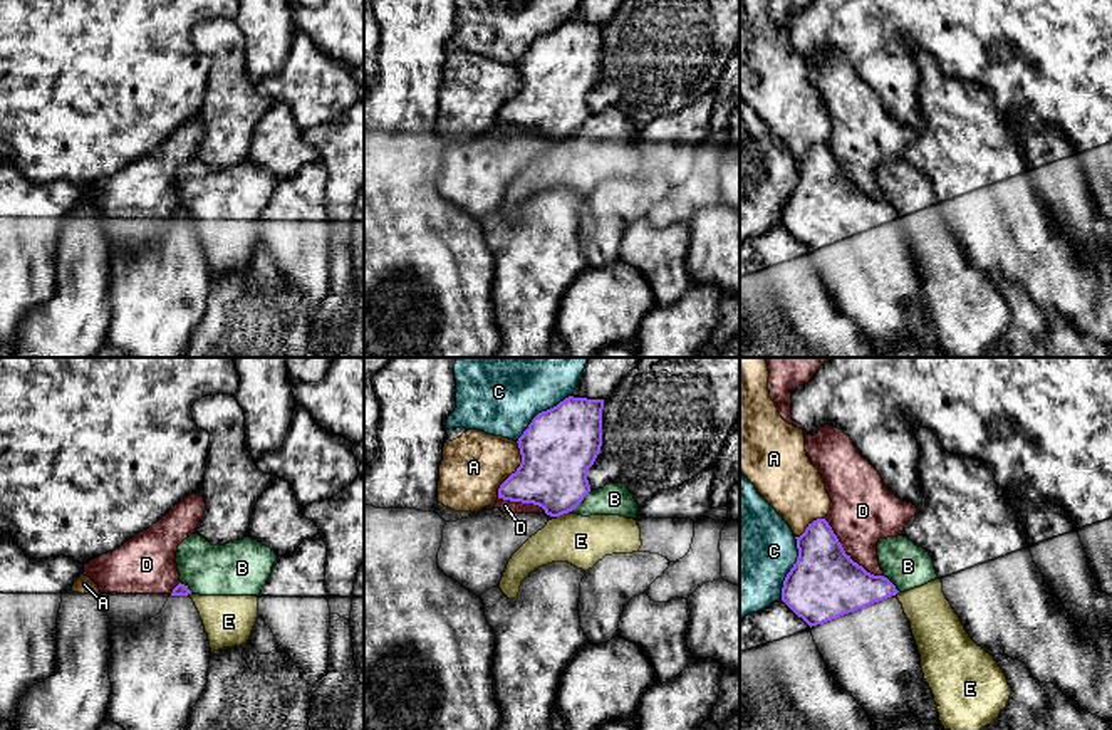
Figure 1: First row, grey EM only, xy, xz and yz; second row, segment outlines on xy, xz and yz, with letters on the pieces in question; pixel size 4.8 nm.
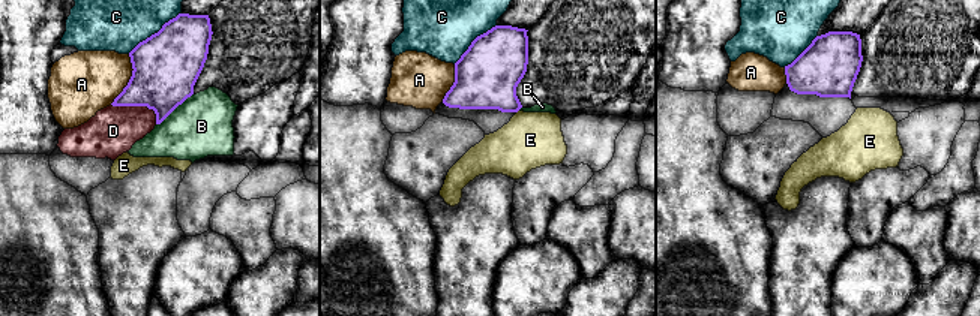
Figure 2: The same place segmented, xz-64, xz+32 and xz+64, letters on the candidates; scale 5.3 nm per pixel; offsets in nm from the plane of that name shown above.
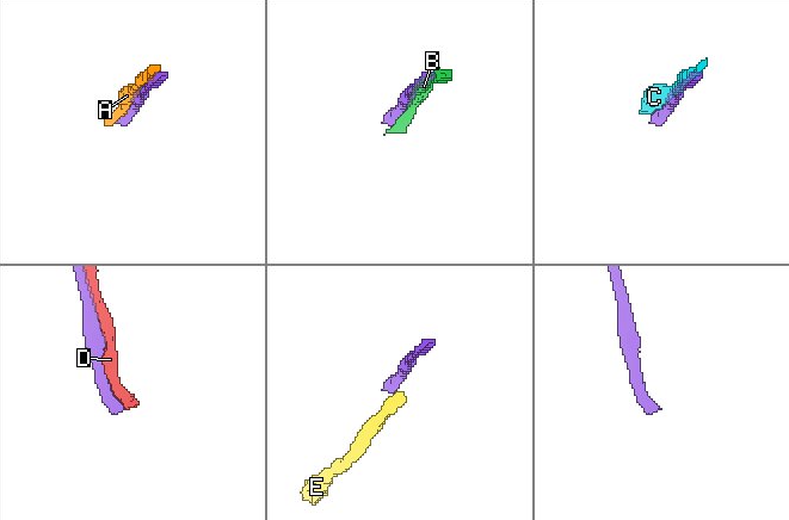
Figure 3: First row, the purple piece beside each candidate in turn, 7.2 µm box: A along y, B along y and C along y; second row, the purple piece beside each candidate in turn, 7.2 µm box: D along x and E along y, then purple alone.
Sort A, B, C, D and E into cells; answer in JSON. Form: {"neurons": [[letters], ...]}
{"neurons": [["A"], ["B", "E"], ["C"], ["D"]]}

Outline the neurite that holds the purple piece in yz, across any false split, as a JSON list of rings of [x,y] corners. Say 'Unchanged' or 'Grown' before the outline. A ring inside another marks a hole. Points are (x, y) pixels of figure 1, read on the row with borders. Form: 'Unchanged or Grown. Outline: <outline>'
Grown. Outline: [[[825,519],[813,520],[795,539],[798,557],[783,581],[782,601],[810,626],[835,681],[859,701],[870,720],[896,720],[901,713],[938,720],[938,705],[924,680],[921,654],[896,586],[854,562]]]

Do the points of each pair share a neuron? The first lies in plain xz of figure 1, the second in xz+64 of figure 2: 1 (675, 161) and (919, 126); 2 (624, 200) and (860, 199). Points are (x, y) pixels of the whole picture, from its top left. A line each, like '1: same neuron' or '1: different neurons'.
1: same neuron
2: same neuron

